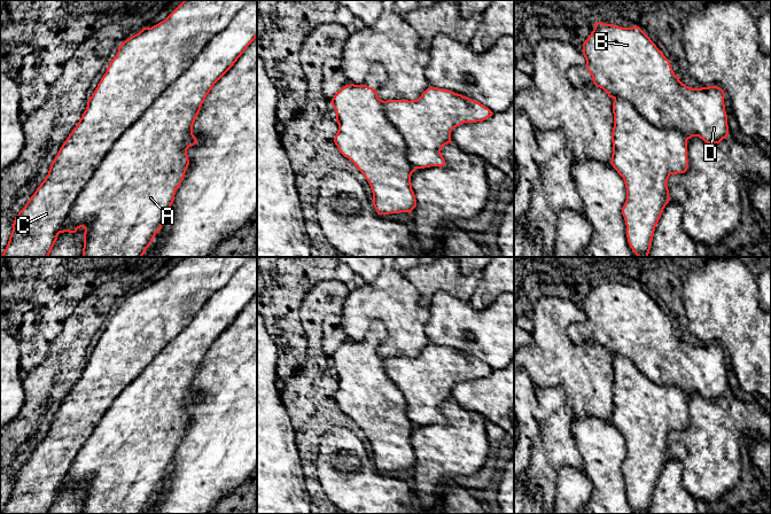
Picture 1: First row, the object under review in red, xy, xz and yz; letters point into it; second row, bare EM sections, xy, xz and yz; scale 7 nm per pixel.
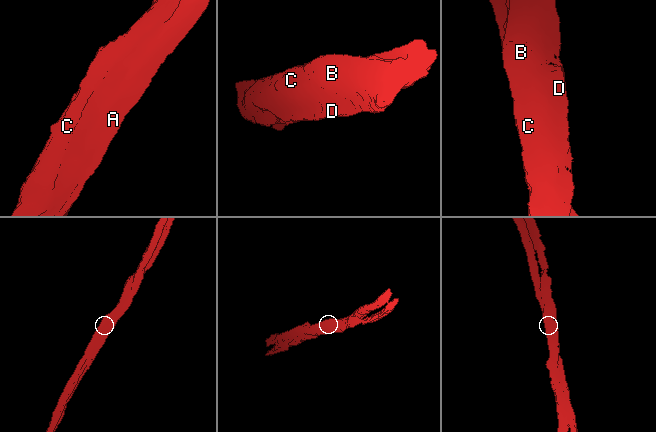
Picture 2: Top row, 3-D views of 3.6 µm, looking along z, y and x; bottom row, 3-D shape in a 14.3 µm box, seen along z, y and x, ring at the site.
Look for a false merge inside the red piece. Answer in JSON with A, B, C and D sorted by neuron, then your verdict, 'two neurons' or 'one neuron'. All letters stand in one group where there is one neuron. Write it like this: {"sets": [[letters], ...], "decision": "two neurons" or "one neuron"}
{"sets": [["A"], ["B", "C", "D"]], "decision": "two neurons"}

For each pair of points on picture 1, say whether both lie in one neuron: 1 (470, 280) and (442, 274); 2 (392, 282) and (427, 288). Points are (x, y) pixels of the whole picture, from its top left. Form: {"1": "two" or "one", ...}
{"1": "one", "2": "two"}

